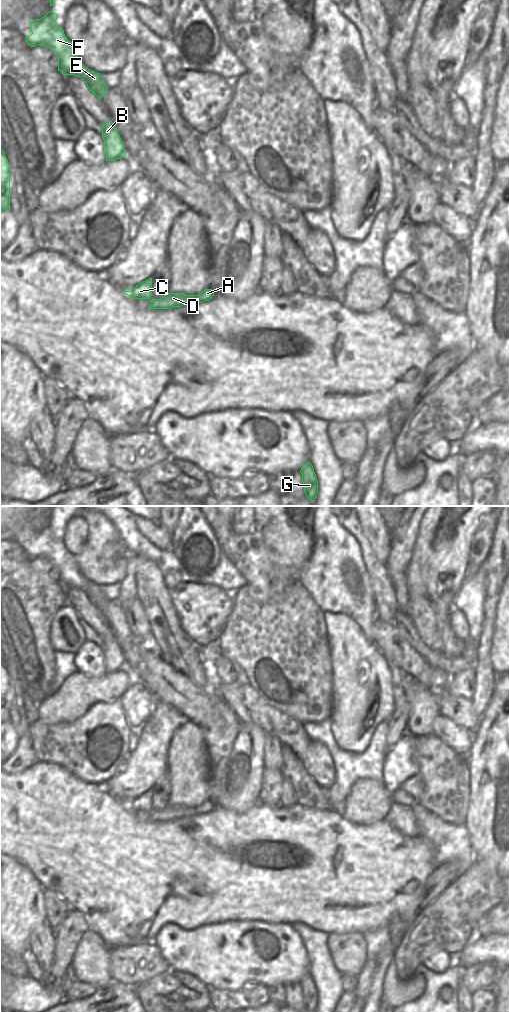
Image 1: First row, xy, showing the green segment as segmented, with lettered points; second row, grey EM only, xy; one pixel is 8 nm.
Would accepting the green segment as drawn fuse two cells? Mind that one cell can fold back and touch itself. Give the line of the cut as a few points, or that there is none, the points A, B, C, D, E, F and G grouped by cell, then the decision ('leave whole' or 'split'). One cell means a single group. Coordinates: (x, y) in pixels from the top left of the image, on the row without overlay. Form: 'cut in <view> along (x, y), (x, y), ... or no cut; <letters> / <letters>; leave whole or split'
cut in xy along (117, 644), (116, 651), (106, 667); A C D G / B E F; split

